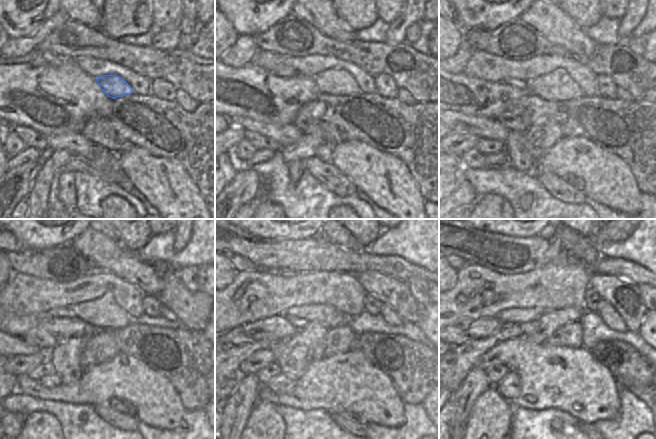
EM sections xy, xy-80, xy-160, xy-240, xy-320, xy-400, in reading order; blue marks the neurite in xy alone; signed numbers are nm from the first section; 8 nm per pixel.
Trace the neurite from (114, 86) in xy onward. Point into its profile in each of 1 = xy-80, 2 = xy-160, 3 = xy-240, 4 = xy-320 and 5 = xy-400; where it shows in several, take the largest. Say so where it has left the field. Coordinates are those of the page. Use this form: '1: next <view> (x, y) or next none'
1: next xy-80 (331, 81)
2: next xy-160 (557, 83)
3: next xy-240 (106, 307)
4: next xy-320 (308, 313)
5: next xy-400 (508, 316)

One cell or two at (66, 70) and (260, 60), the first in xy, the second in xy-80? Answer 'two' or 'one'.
two

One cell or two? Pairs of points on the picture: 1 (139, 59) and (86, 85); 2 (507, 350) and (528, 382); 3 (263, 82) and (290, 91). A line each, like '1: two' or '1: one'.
1: two
2: one
3: one

